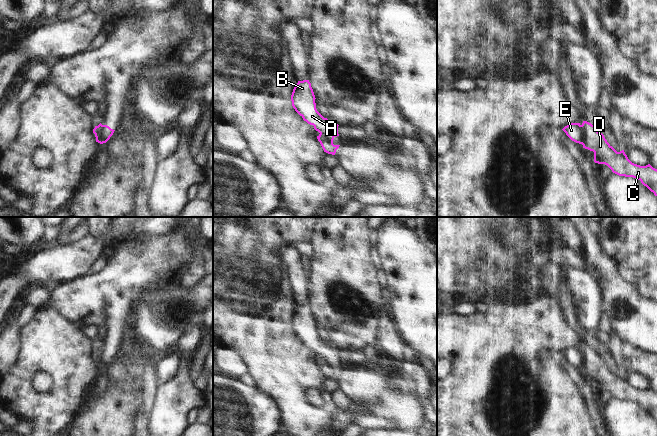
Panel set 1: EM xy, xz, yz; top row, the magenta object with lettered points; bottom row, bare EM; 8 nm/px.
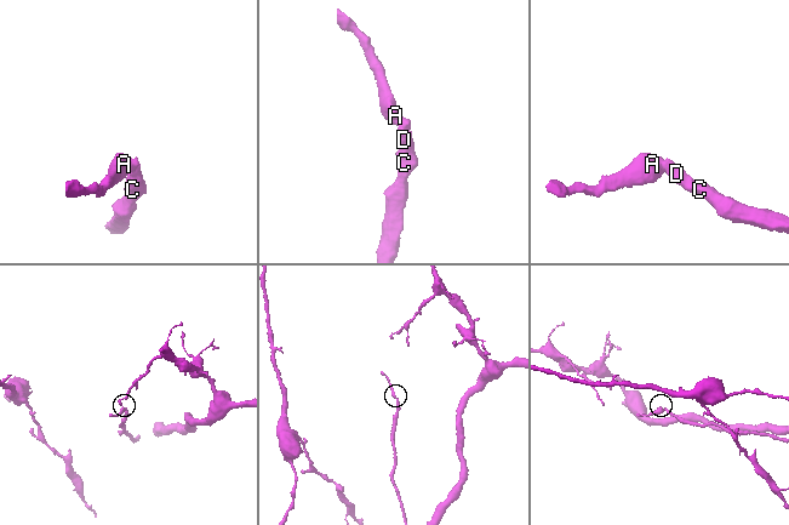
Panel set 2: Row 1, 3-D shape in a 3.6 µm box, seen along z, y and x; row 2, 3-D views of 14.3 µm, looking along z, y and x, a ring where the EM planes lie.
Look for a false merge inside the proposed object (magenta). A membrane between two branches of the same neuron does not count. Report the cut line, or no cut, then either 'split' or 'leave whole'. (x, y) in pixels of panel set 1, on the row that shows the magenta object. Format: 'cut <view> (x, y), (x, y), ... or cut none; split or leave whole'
cut yz (580, 125), (582, 143); split

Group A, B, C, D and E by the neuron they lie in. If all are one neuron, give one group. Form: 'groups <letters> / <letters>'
groups A B E / C D

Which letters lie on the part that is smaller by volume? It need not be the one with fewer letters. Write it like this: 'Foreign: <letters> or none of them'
Foreign: A, B, E

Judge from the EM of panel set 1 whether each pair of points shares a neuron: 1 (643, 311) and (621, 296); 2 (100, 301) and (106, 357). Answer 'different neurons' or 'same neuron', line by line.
1: same neuron
2: same neuron

